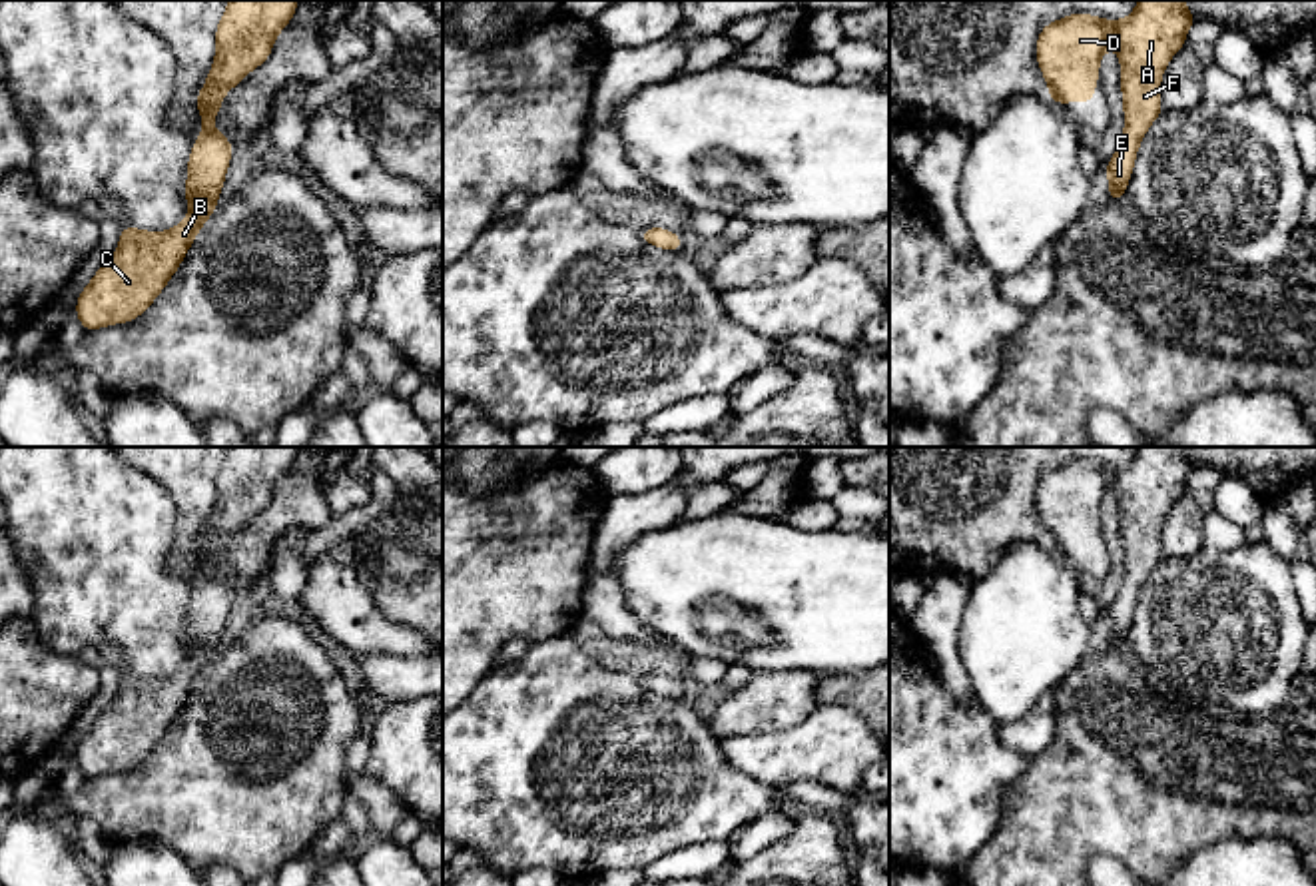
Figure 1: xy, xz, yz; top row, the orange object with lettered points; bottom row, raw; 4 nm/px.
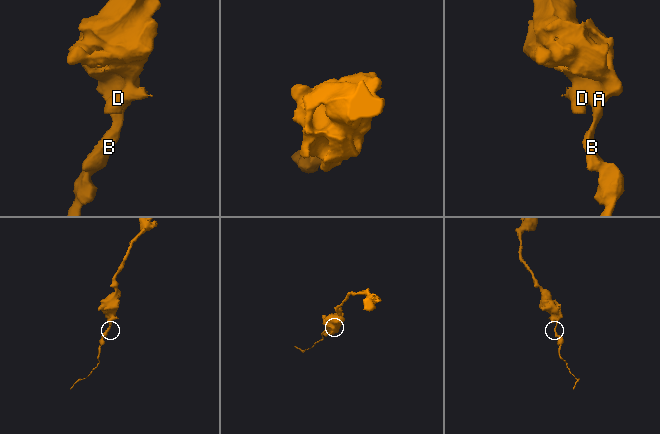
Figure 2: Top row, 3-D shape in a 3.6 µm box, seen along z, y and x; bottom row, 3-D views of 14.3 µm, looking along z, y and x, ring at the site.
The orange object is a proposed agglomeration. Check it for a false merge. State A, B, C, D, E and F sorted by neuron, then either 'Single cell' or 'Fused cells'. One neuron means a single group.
Groups: A B C D E F. Single cell

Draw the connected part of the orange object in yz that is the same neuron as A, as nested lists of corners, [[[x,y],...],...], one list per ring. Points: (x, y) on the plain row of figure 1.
[[[1139,447],[1125,467],[1069,461],[1037,483],[1037,511],[1057,553],[1093,549],[1103,499],[1119,499],[1125,579],[1105,613],[1111,649],[1121,651],[1125,643],[1137,597],[1149,573],[1162,561],[1164,515],[1186,493],[1186,477],[1196,467],[1184,447]]]

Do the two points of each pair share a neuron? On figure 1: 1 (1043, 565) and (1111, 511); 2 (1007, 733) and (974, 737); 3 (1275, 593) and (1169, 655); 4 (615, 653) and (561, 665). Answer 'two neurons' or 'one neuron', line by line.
1: two neurons
2: two neurons
3: one neuron
4: two neurons

